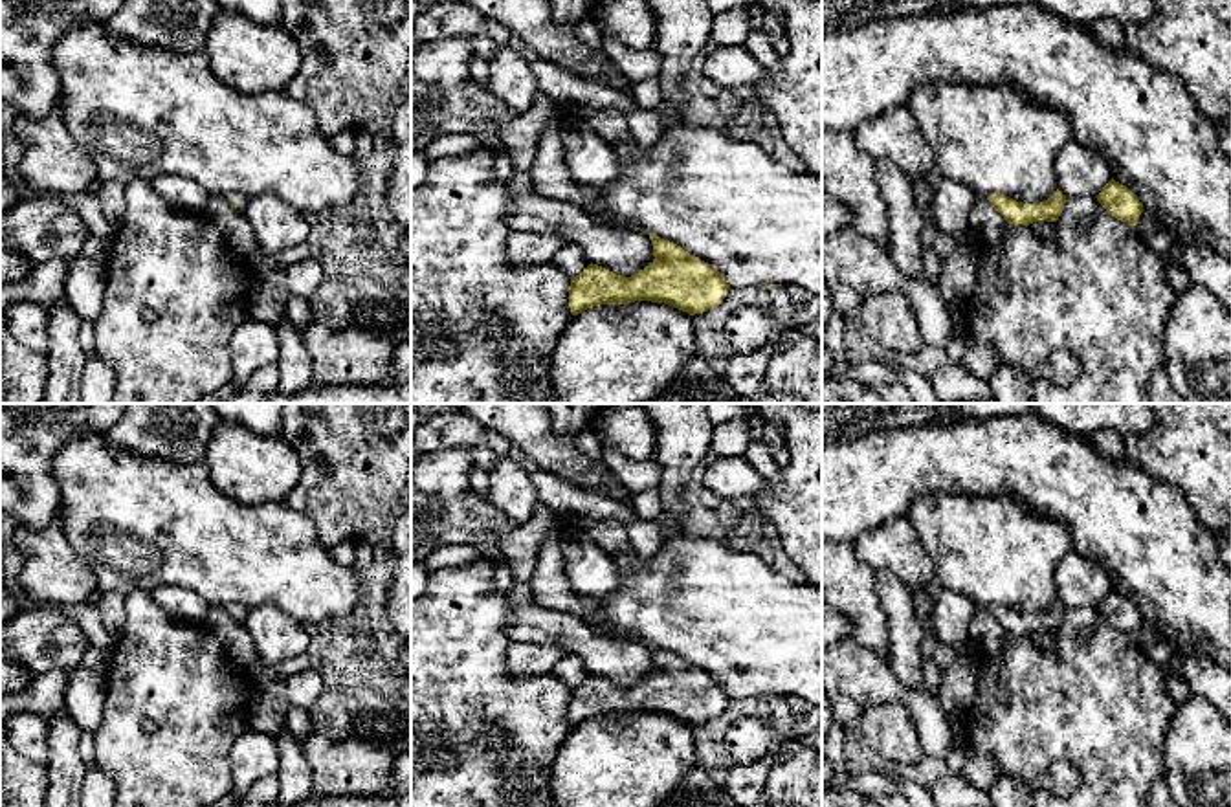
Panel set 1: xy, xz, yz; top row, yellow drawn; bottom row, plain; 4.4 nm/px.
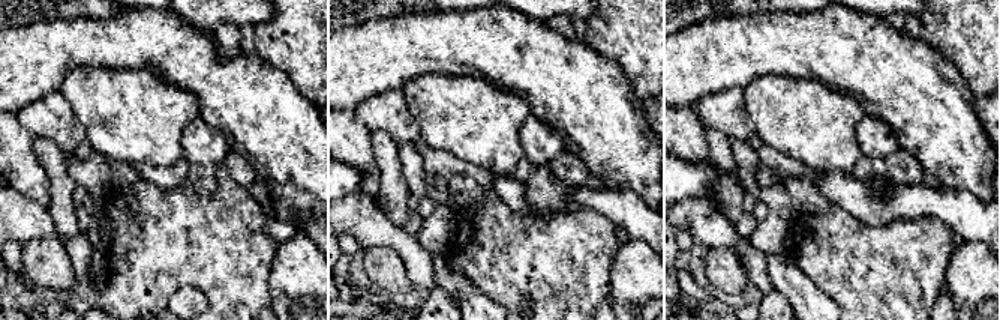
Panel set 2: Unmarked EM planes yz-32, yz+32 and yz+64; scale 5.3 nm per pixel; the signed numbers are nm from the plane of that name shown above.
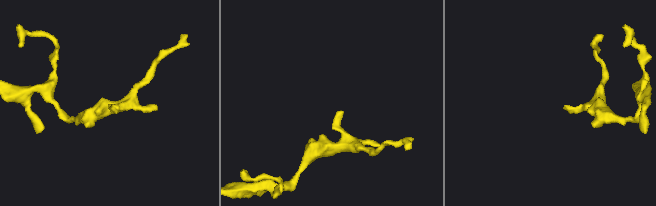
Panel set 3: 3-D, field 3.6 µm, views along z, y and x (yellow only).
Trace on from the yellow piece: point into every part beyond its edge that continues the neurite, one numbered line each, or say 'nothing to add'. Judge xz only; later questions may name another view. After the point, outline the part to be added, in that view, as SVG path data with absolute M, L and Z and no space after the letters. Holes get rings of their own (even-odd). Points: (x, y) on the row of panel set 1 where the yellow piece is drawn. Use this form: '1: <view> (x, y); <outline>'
nothing to add

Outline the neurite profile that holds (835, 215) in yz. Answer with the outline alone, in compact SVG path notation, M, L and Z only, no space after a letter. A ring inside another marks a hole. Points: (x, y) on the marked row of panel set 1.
M822 187L822 237L831 237L848 227L851 227L851 211Z

